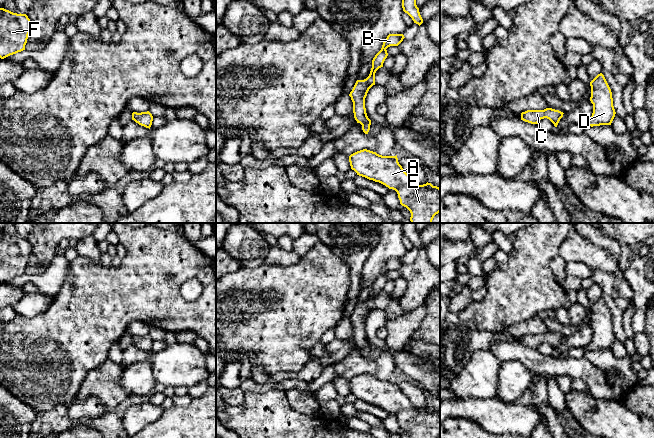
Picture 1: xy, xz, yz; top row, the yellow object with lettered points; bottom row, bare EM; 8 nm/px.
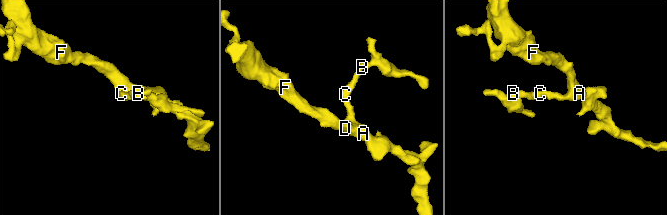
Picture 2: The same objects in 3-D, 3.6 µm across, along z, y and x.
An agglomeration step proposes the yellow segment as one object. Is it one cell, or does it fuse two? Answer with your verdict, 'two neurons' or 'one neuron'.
one neuron

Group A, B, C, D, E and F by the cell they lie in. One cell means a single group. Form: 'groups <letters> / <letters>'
groups A B C D E F

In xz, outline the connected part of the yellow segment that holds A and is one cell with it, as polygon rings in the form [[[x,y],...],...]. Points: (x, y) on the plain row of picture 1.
[[[363,373],[349,380],[357,399],[379,406],[397,416],[400,428],[411,438],[438,438],[440,412],[431,407],[416,408],[403,394],[396,380],[382,380]]]

